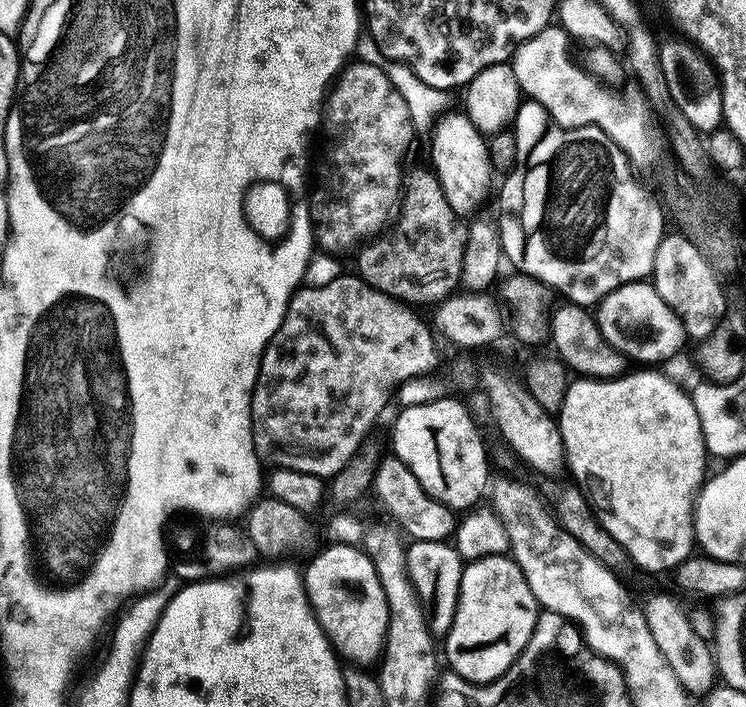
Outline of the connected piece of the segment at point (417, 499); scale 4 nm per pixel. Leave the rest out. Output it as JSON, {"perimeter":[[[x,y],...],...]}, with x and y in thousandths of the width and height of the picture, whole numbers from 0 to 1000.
{"perimeter":[[[529,645],[511,649],[499,693],[536,741],[535,748],[552,764],[599,765],[613,747],[614,733],[610,723],[571,699],[550,662]]]}

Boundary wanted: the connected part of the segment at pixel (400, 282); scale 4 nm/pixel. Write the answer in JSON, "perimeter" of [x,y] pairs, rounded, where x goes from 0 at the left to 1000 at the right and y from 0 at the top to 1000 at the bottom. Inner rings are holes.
{"perimeter":[[[558,238],[554,243],[551,239],[546,245],[536,304],[524,324],[525,335],[511,332],[476,358],[476,383],[483,395],[501,405],[501,410],[512,410],[512,416],[528,419],[548,433],[588,431],[618,406],[617,389],[627,341],[627,317],[606,296],[603,286],[598,286],[583,242],[570,238]]]}

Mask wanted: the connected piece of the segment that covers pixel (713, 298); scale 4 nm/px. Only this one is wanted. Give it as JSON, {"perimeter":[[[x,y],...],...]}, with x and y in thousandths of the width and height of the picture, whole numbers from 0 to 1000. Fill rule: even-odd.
{"perimeter":[[[891,331],[882,348],[882,359],[877,359],[873,400],[879,403],[882,416],[887,416],[887,427],[893,427],[910,447],[922,447],[928,453],[928,470],[933,470],[929,482],[949,479],[949,458],[954,453],[962,457],[973,440],[971,413],[965,409],[966,392],[950,372],[950,365],[921,332],[901,334]]]}

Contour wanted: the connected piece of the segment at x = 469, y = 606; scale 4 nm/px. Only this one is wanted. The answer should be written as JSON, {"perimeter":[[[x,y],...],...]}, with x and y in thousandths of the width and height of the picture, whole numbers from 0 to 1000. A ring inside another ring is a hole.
{"perimeter":[[[685,785],[651,786],[623,796],[609,877],[599,900],[592,905],[594,932],[595,928],[601,932],[601,939],[606,943],[602,946],[621,962],[629,962],[631,967],[657,967],[689,938],[705,908],[710,908],[720,870],[721,856],[716,840]]]}

